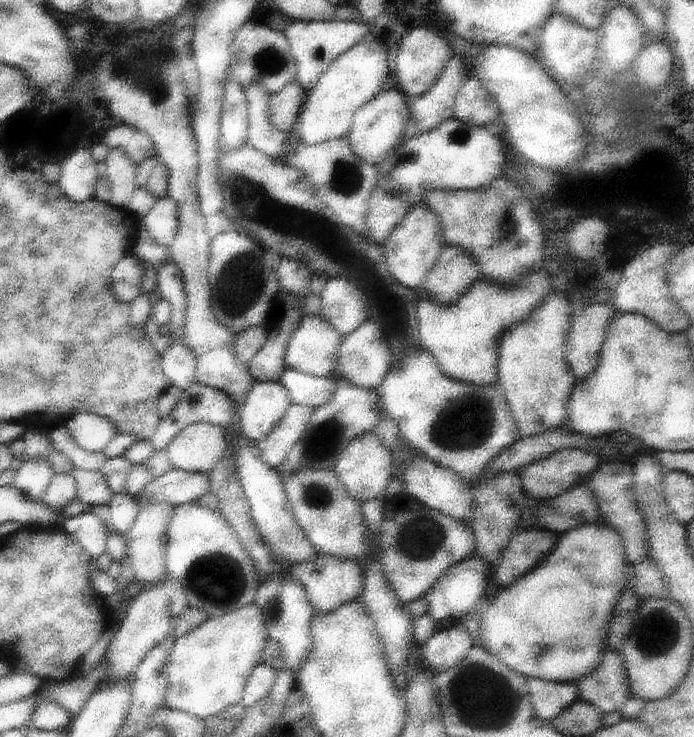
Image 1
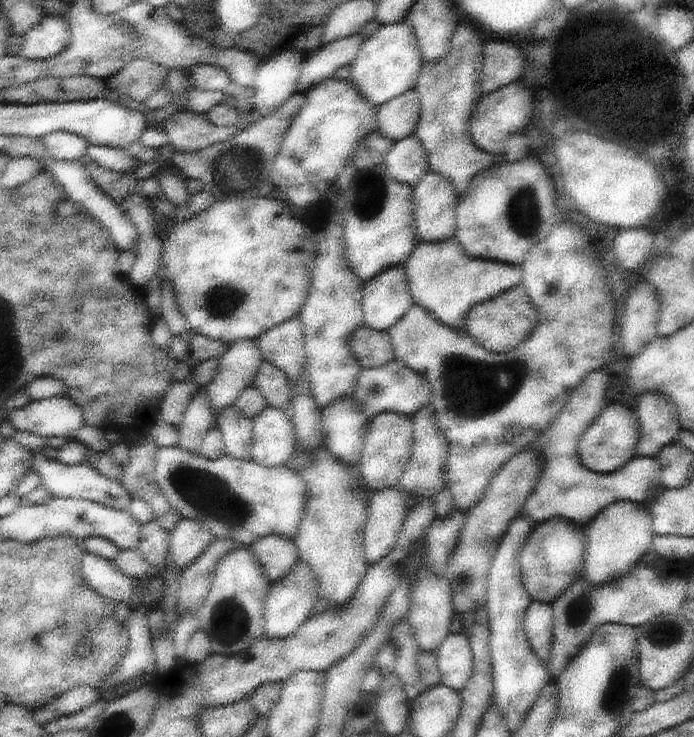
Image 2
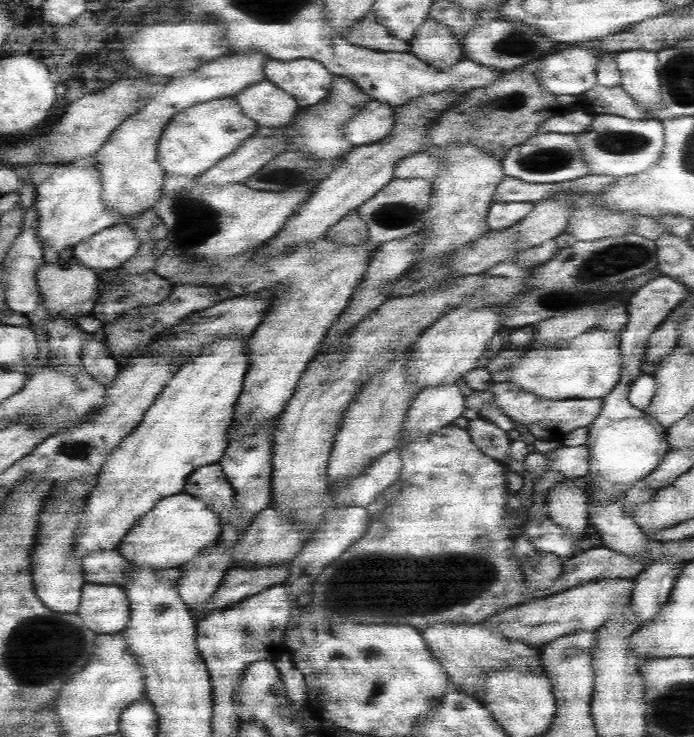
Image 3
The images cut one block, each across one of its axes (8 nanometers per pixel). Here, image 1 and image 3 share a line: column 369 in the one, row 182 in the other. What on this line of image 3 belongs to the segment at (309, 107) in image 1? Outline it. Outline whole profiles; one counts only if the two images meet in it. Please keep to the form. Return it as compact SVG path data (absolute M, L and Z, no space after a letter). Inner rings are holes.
M86 162L56 168L54 174L36 186L36 210L38 210L38 240L46 240L50 248L64 252L76 248L84 238L116 226L122 216L104 202L104 190L100 180L100 166L88 166Z

